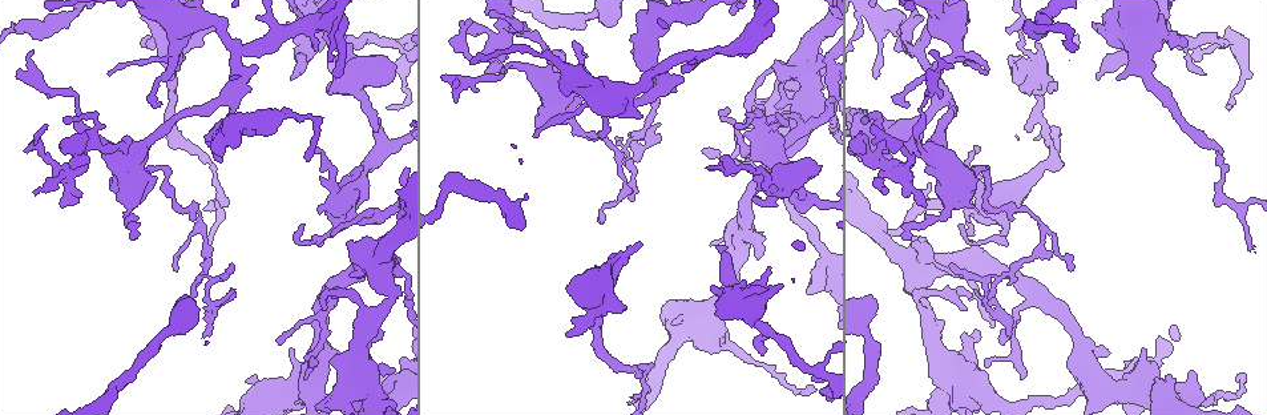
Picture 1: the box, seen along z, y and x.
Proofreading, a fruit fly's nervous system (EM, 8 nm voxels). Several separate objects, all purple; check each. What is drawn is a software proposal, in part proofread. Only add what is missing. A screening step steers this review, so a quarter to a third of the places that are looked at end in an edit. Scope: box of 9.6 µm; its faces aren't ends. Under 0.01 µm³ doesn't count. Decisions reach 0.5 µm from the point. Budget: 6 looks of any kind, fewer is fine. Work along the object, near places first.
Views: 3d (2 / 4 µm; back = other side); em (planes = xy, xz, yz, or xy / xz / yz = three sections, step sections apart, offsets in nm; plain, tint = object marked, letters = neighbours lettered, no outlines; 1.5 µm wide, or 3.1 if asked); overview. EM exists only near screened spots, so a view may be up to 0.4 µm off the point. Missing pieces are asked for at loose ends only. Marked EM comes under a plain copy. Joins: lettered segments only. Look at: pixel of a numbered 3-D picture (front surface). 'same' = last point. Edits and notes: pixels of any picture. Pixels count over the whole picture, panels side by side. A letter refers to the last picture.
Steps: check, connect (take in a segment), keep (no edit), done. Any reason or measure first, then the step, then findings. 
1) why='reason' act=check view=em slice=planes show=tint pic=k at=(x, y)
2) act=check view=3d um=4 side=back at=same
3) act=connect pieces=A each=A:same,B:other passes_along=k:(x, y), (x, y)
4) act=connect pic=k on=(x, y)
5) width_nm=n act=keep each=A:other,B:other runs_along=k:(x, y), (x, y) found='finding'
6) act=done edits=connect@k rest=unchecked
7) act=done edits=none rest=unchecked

why='free end' act=check view=3d um=2 pic=1 at=(873, 72)

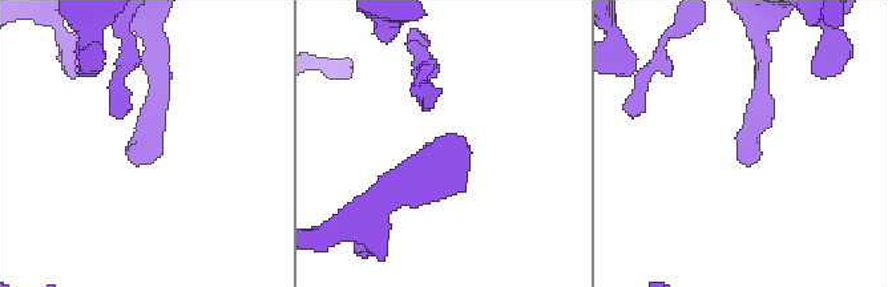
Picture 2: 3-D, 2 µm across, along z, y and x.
why='need the tissue' act=check view=em slice=planes show=letters pic=2 at=(126, 149)

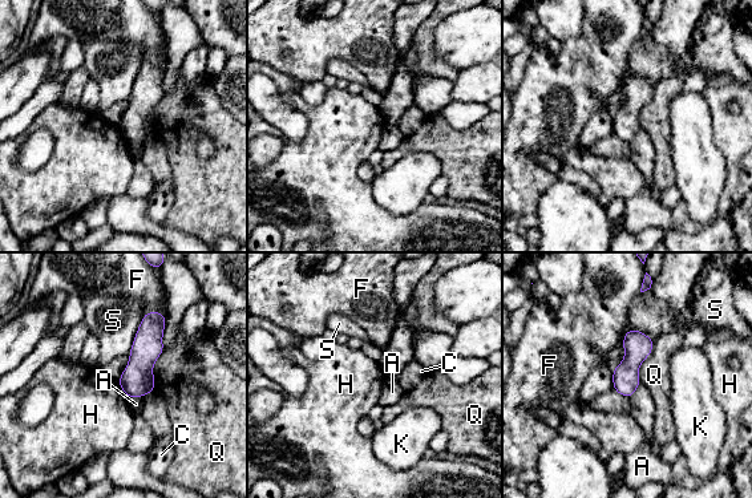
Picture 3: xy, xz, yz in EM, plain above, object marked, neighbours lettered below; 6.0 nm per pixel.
longest_contact=Q:280nm act=keep each=A:other,C:other,F:other,H:other,K:other,Q:other,S:other found='none of them fits'

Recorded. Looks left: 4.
why='thin end' act=check view=3d um=4 pic=1 at=(1204, 74)

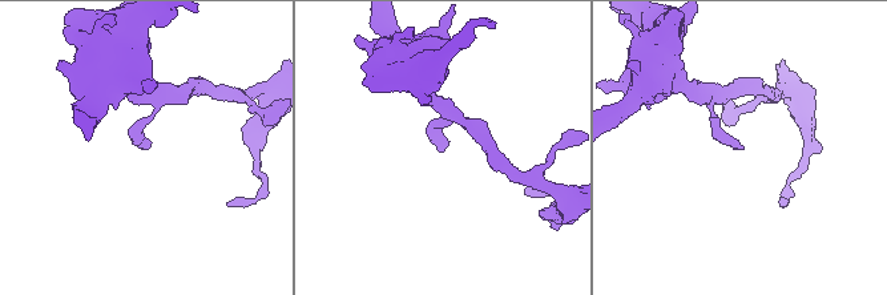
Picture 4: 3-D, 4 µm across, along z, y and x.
act=check view=em slice=xy step=8 show=tint pic=4 at=(147, 149)

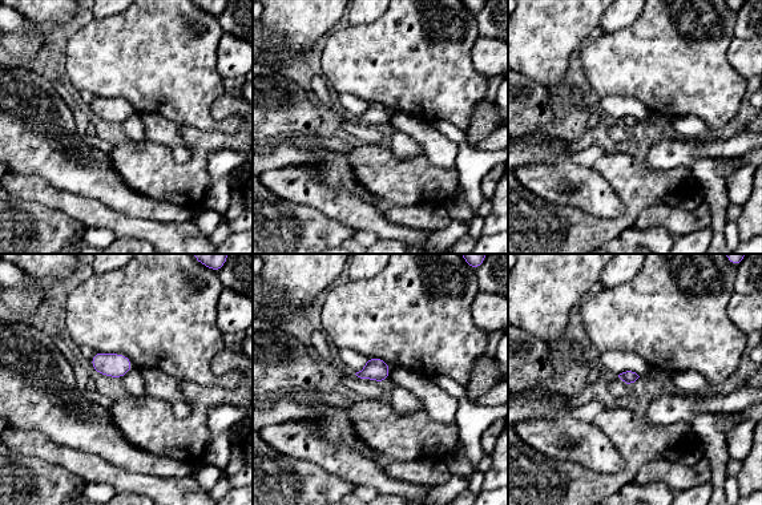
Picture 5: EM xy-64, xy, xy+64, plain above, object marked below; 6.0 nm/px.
why='see the neighbours' act=check view=em slice=xy step=8 show=letters at=same

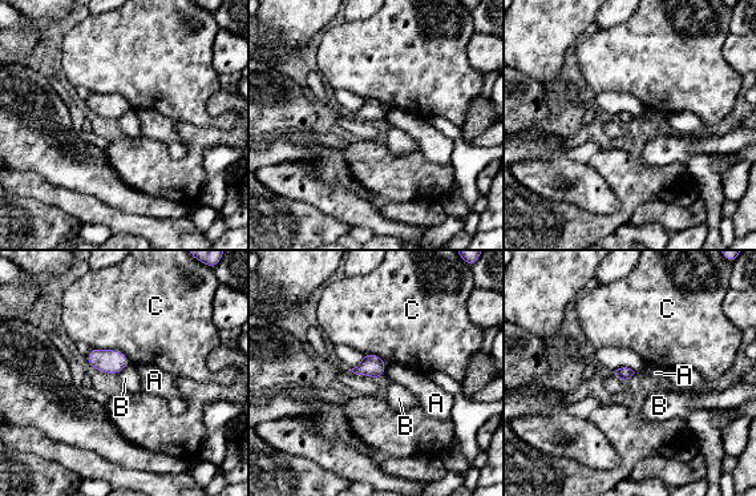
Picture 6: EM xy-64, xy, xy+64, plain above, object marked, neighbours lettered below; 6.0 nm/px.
act=keep each=A:other,B:other,C:other border=6:(129, 362), (114, 375) found='none of them fits'

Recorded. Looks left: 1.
act=done edits=none rest=unchecked

